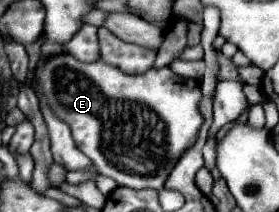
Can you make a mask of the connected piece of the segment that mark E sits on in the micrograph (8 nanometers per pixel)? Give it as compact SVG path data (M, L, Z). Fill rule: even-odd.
M61 54L45 62L43 68L37 70L37 78L51 110L71 126L77 148L91 158L99 174L113 178L117 186L127 186L133 190L163 188L169 172L173 170L181 154L195 142L197 130L203 124L199 112L199 82L181 78L171 68L151 68L145 74L125 74L117 70L117 66L109 66L105 62L85 64L77 58L71 58L71 54Z

